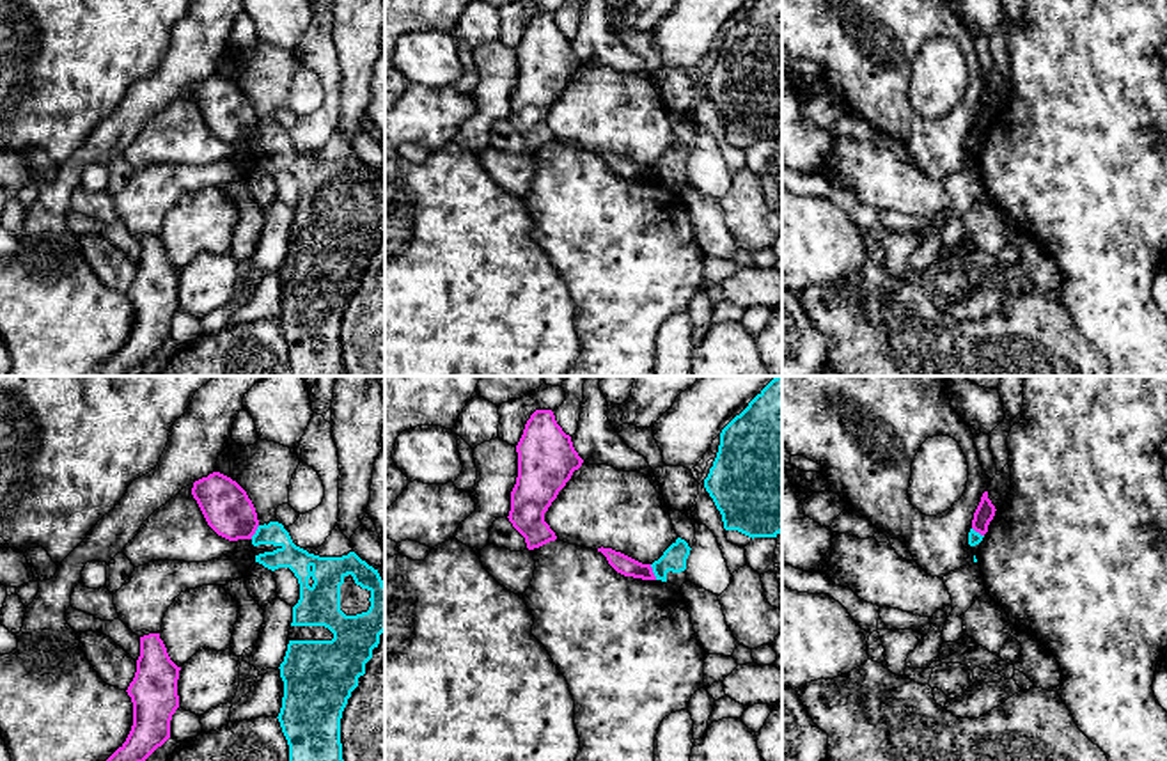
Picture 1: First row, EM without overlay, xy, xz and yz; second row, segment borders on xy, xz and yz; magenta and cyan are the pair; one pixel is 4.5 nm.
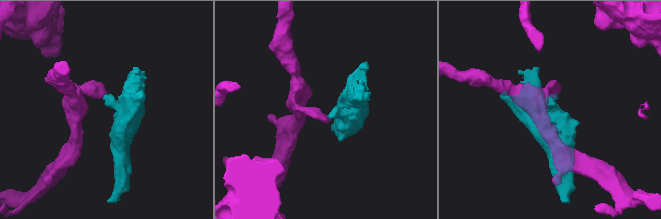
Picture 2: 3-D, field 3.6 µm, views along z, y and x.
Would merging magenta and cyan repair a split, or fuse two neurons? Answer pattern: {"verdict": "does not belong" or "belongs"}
{"verdict": "does not belong"}

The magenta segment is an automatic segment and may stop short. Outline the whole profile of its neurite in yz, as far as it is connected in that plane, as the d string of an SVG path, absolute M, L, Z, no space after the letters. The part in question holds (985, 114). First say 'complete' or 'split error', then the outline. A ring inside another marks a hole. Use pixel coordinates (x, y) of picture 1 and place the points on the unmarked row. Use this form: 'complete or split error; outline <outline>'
complete; outline M988 94L983 96L981 105L974 115L972 131L984 138L988 135L988 128L995 119L995 108L988 101Z

